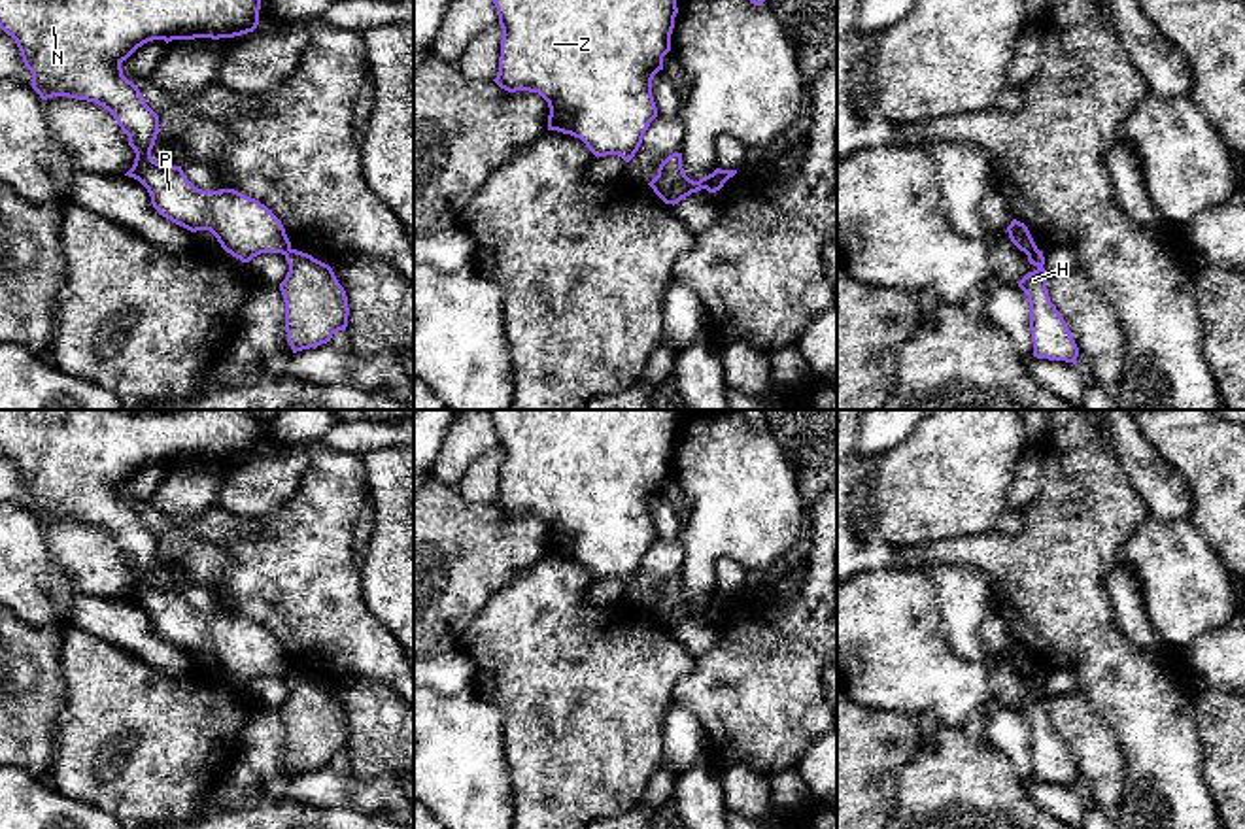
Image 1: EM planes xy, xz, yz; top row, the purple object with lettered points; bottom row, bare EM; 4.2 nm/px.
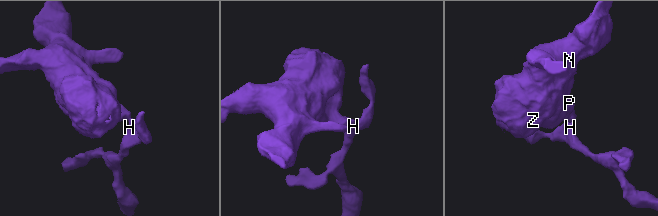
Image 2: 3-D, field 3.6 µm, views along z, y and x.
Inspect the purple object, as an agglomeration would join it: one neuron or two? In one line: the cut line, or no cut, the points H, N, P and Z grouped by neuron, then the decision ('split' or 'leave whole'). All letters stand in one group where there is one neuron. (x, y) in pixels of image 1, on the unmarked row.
xz (715, 595), (707, 612) | H / N P Z | split

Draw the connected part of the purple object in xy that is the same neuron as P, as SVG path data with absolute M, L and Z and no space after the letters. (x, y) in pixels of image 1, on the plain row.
M0 410L0 451L11 459L21 474L25 489L32 497L32 512L42 523L68 519L96 525L108 533L121 553L128 559L128 568L136 582L125 597L138 602L149 616L153 631L172 646L196 655L210 653L221 670L242 685L249 685L261 676L291 674L291 665L281 644L255 621L234 612L202 614L196 612L181 589L161 587L151 580L157 557L161 555L159 538L145 527L140 512L123 499L121 485L138 470L153 463L195 463L195 461L234 461L253 455L259 448L261 421L247 410L179 410L128 415L119 410Z

